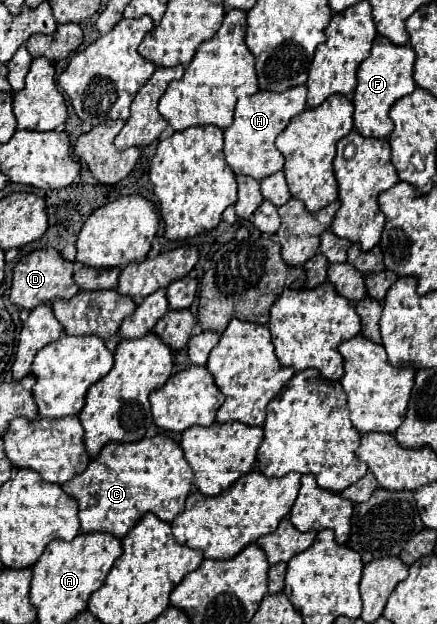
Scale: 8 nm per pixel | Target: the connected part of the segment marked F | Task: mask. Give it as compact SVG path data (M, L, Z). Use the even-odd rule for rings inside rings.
M383 35L375 37L369 57L359 65L357 89L353 93L355 129L363 137L381 137L383 139L393 131L393 121L389 119L389 109L397 99L413 93L413 89L415 89L413 63L415 63L415 51L409 45L393 45Z

